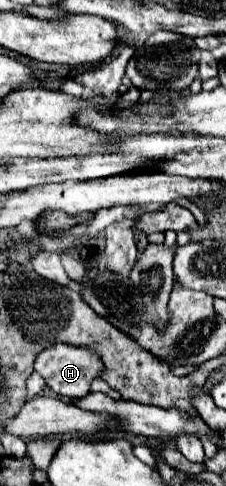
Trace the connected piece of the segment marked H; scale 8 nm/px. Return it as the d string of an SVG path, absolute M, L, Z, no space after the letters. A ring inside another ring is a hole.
M57 343L37 355L35 371L55 393L81 399L89 393L91 381L99 377L101 359L85 347Z

